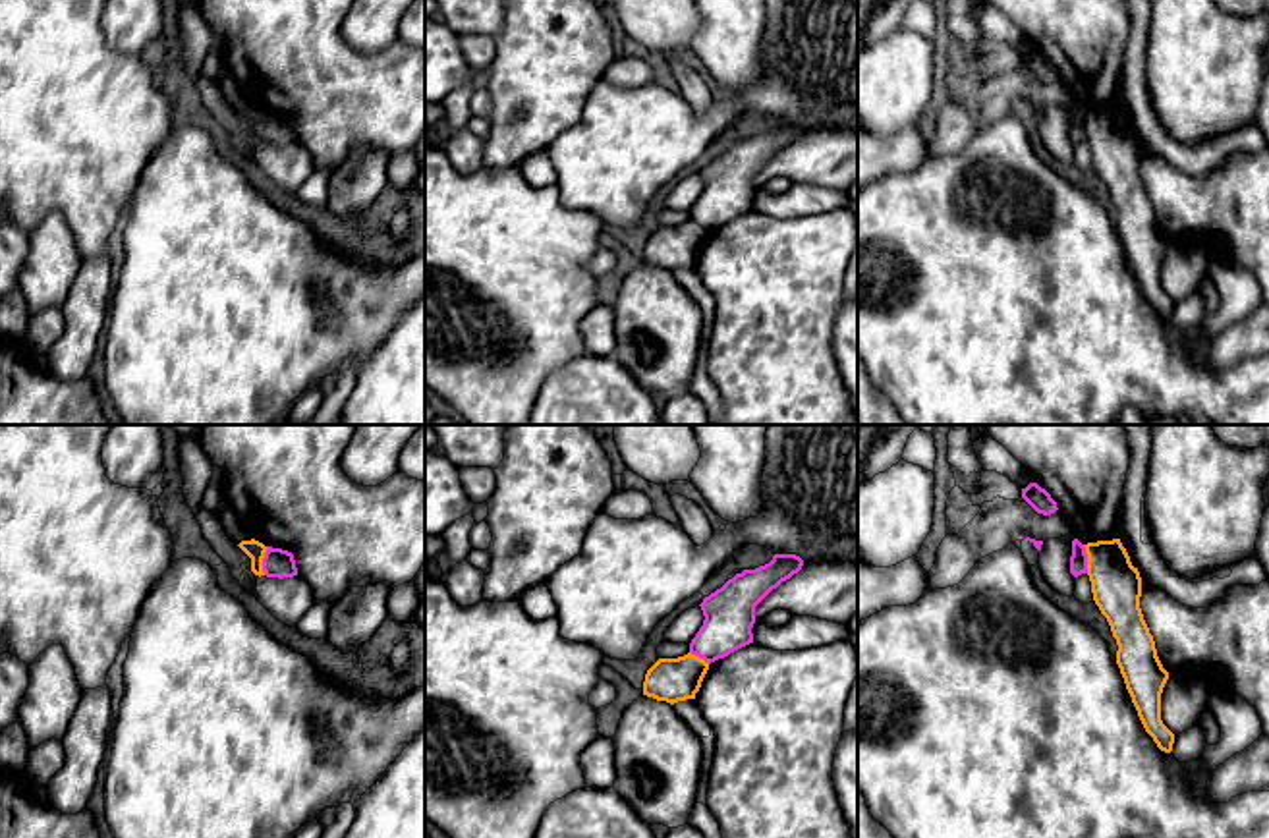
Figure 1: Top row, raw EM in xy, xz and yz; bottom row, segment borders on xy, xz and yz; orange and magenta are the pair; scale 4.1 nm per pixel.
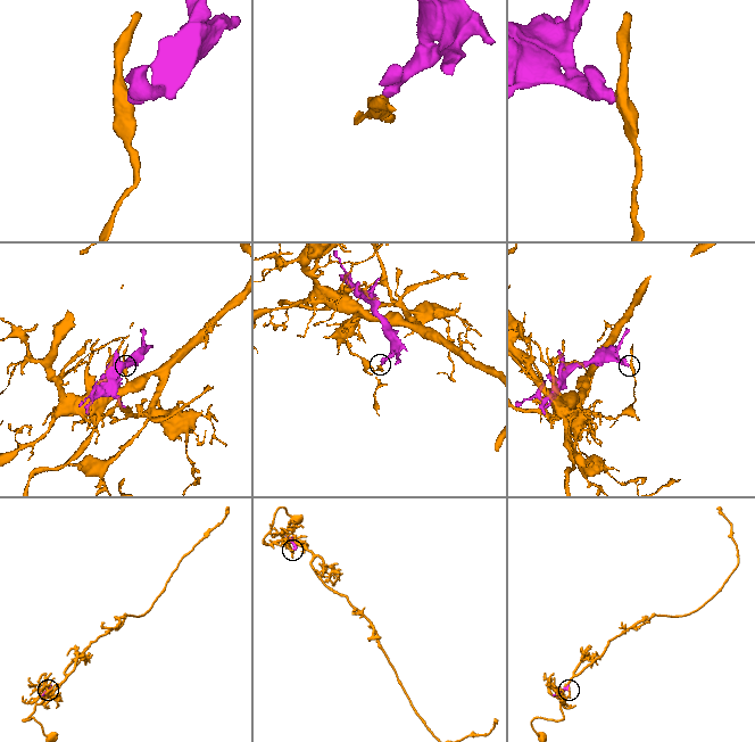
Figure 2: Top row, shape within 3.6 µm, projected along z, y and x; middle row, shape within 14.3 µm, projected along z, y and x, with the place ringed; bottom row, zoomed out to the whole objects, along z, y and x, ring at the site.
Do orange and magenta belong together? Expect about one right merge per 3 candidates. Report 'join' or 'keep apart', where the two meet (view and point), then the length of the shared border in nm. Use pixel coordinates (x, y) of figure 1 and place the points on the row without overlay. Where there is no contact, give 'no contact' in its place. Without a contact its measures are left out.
keep apart | xy (261, 128) | 120 nm

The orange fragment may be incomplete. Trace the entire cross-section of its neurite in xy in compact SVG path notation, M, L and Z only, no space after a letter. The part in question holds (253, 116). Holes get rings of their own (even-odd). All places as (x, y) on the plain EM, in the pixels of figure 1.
M255 106L241 108L238 114L251 126L251 139L259 145L265 143L263 126L265 126L267 114Z

